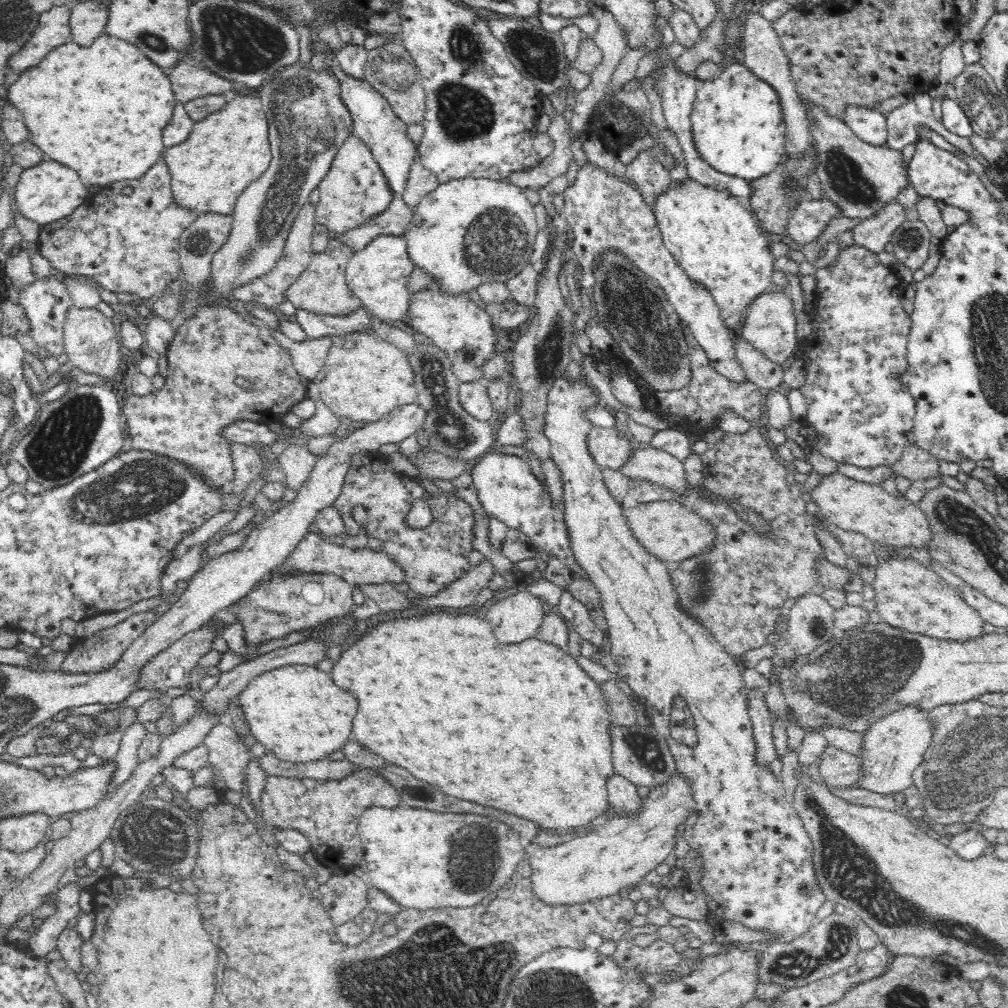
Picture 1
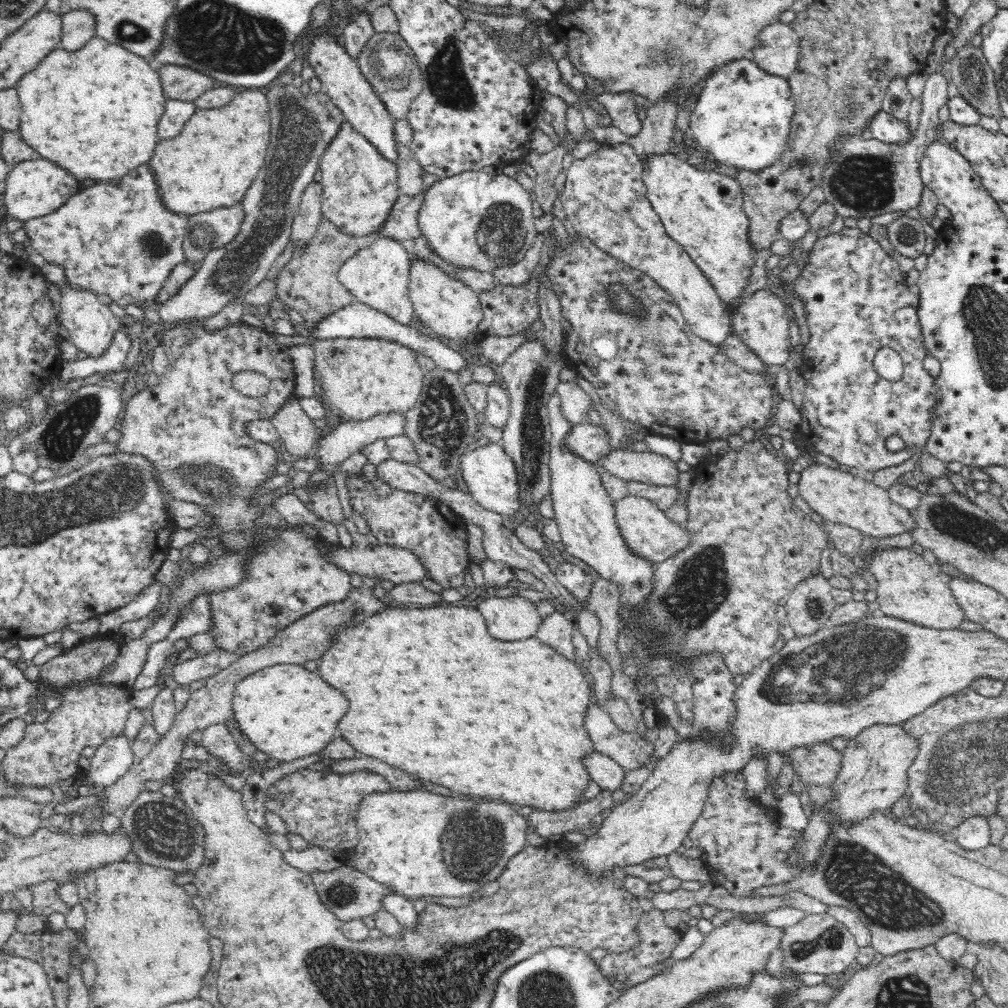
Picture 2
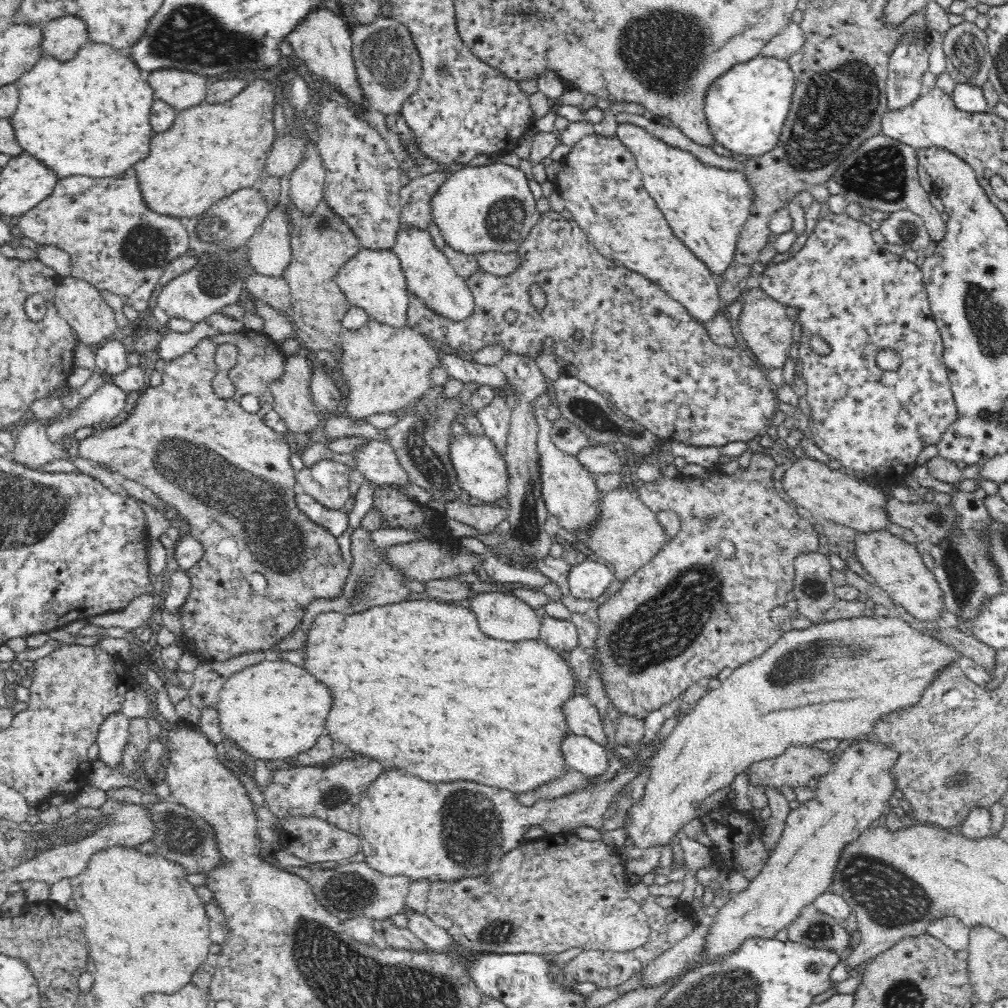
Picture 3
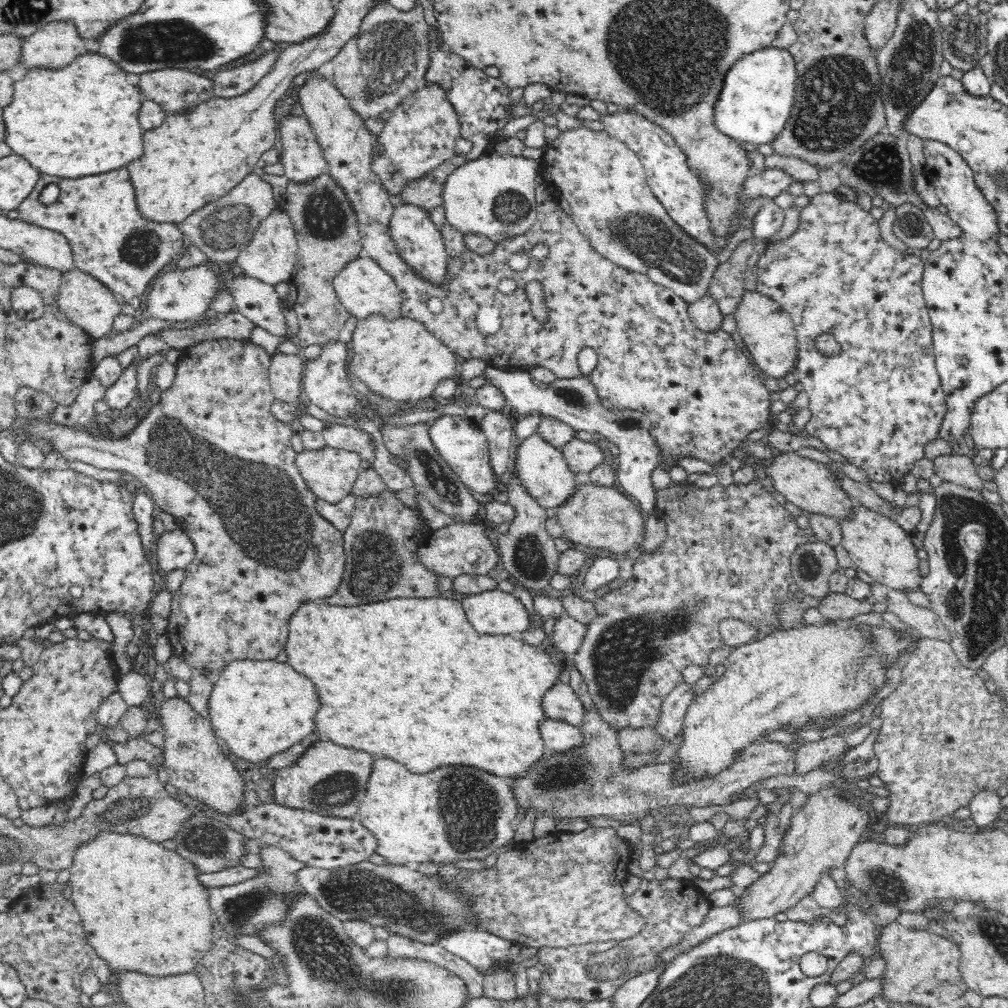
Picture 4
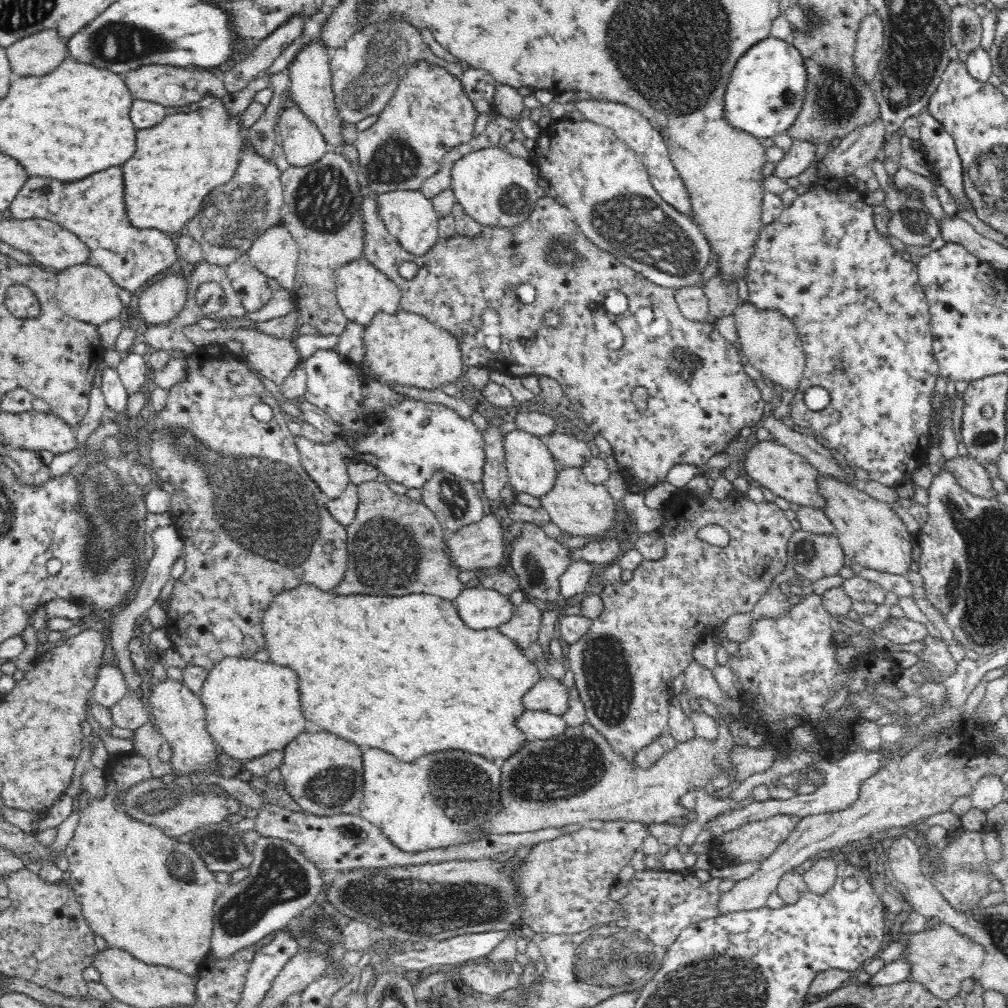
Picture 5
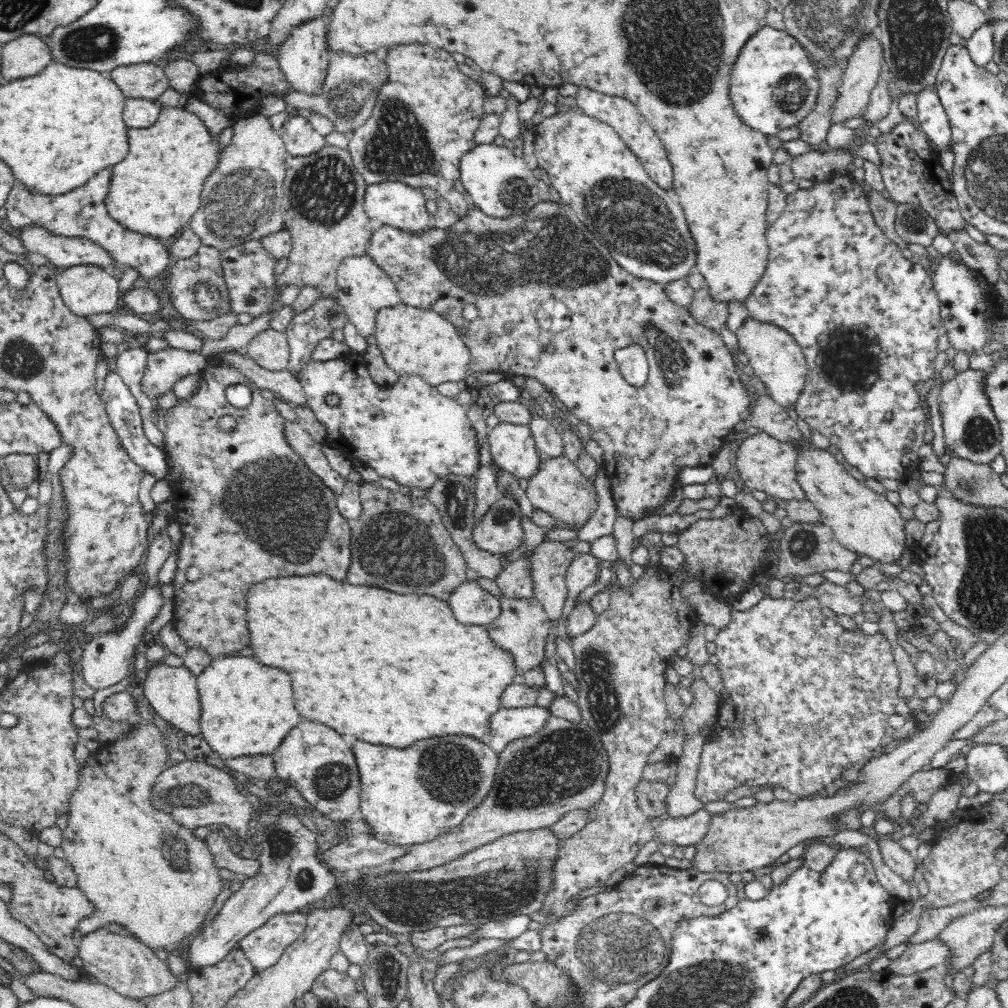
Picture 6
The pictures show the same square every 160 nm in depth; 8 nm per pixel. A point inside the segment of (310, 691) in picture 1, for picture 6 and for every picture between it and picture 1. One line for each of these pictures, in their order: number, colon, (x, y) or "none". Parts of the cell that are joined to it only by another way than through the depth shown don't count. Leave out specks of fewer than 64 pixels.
2: (289, 712)
3: (274, 710)
4: (260, 708)
5: (251, 707)
6: (247, 708)

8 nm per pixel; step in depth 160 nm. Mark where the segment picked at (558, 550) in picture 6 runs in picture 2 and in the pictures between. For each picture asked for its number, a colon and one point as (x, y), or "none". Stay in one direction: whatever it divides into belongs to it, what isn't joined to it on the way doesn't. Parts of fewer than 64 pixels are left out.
2: (530, 375)
3: (527, 537)
4: (527, 550)
5: (538, 560)

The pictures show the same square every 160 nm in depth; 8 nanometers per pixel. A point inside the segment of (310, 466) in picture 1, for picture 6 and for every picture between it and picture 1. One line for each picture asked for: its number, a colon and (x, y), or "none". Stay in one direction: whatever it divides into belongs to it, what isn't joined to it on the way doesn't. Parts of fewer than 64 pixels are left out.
2: (299, 436)
3: (292, 393)
4: (285, 372)
5: (275, 358)
6: (269, 349)

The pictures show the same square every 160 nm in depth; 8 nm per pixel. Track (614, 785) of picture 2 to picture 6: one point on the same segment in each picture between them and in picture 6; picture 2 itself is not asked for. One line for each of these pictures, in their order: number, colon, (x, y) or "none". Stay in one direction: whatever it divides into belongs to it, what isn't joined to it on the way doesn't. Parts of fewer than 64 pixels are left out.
3: (583, 754)
4: (559, 737)
5: (537, 725)
6: (508, 724)

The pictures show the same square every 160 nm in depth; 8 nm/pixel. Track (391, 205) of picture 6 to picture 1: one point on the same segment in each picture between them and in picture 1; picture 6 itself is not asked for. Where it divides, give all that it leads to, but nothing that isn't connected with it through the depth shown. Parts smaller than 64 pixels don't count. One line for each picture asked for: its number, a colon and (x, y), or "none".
1: (463, 331)
2: (450, 308)
3: (430, 277)
4: (417, 241)
5: (409, 216)

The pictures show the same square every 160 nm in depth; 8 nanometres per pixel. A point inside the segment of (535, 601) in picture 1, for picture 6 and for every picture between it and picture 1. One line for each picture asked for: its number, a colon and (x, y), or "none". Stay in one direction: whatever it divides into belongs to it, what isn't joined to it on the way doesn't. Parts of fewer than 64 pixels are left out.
2: (513, 618)
3: (503, 616)
4: (493, 612)
5: (480, 608)
6: (472, 605)

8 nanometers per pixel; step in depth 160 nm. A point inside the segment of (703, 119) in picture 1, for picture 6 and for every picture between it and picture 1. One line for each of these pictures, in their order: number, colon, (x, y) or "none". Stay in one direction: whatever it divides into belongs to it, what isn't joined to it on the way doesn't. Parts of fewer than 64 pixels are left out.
2: (742, 116)
3: (746, 108)
4: (755, 104)
5: (765, 94)
6: (774, 85)

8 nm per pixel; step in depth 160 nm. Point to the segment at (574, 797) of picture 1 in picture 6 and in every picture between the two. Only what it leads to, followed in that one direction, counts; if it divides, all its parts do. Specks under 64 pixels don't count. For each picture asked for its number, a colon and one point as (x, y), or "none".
2: (432, 692)
3: (417, 683)
4: (410, 679)
5: (406, 675)
6: (399, 668)

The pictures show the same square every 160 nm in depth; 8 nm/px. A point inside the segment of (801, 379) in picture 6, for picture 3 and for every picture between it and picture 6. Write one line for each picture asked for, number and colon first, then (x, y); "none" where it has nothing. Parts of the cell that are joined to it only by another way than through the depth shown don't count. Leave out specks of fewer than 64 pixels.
3: (763, 322)
4: (767, 330)
5: (768, 340)

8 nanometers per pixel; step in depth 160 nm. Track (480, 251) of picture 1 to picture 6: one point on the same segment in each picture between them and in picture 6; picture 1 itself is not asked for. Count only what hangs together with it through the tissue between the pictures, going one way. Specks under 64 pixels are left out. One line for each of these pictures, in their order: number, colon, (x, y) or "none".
2: (473, 220)
3: (478, 209)
4: (493, 196)
5: (496, 189)
6: (501, 185)

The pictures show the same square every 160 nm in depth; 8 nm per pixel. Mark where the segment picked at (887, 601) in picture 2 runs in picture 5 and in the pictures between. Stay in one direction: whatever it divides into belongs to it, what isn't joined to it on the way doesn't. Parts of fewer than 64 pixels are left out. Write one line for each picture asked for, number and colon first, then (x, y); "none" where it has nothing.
3: (899, 570)
4: (877, 545)
5: (871, 534)

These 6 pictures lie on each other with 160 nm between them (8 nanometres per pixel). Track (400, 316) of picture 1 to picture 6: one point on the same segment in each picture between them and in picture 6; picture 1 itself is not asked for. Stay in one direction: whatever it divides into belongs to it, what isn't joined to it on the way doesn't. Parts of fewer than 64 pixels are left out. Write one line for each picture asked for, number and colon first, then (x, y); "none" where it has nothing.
2: (378, 275)
3: (373, 280)
4: (364, 288)
5: (361, 289)
6: (364, 288)

